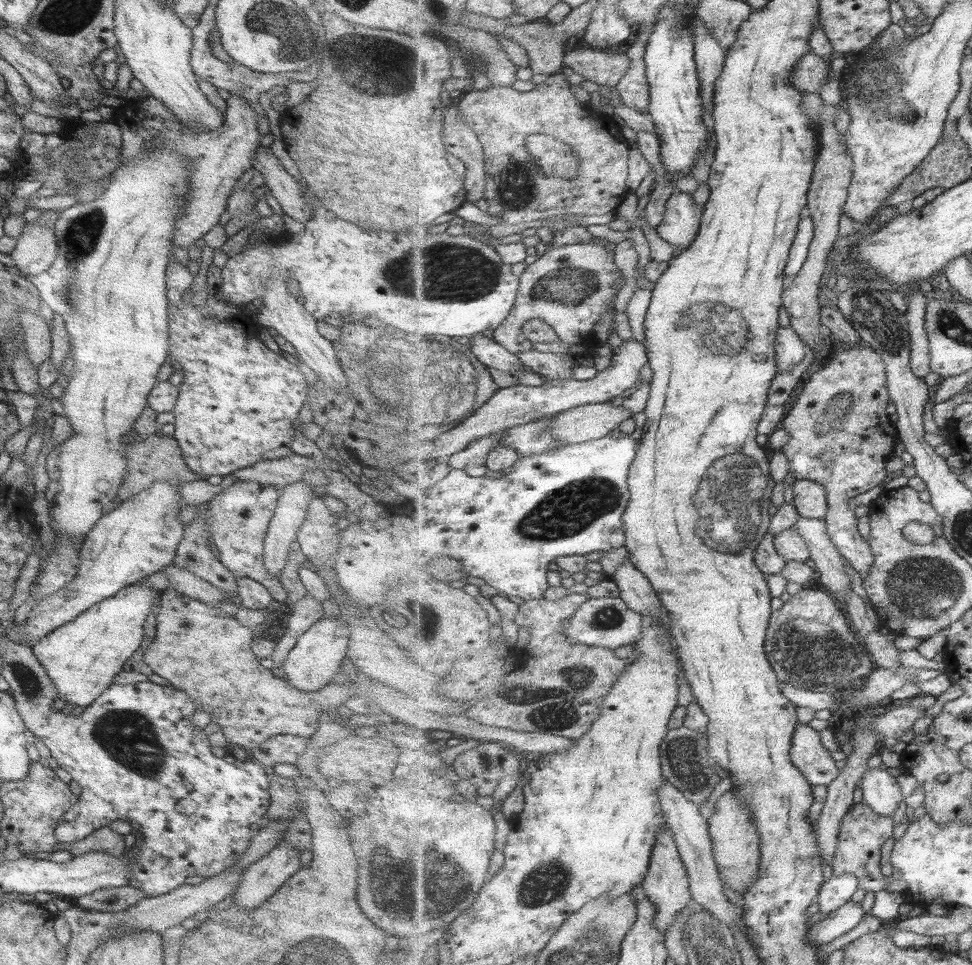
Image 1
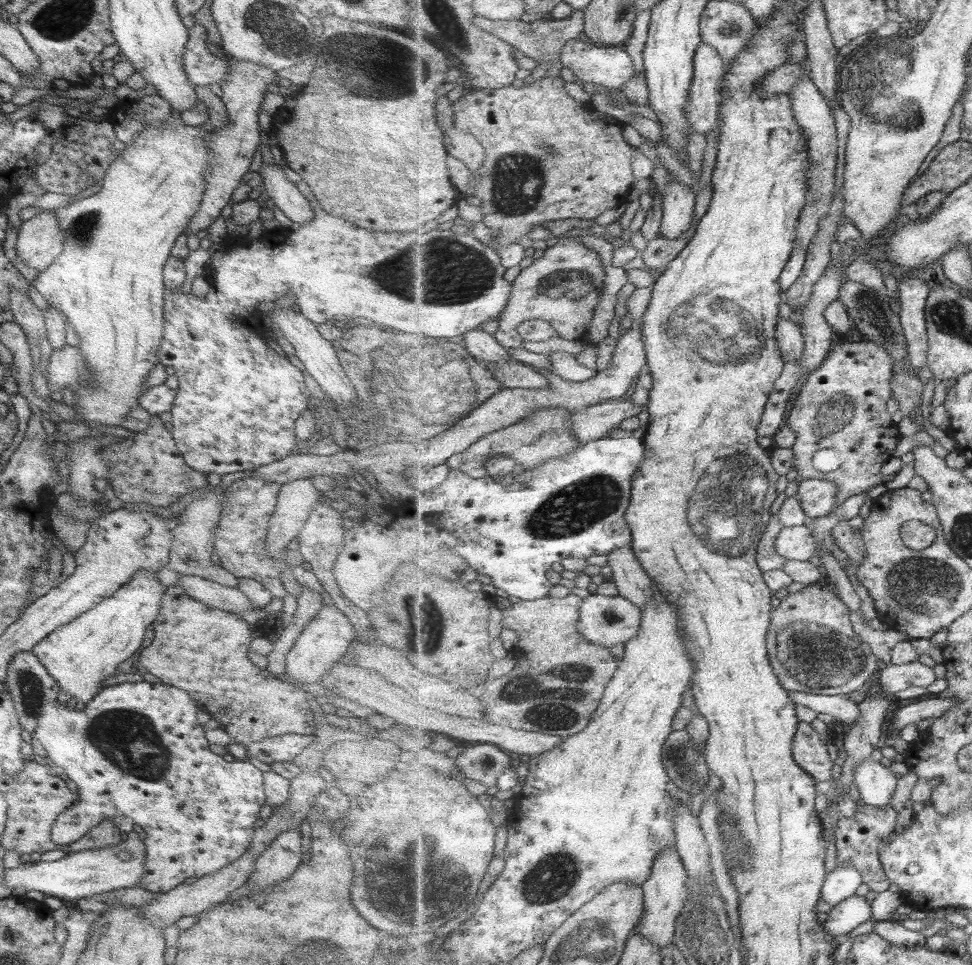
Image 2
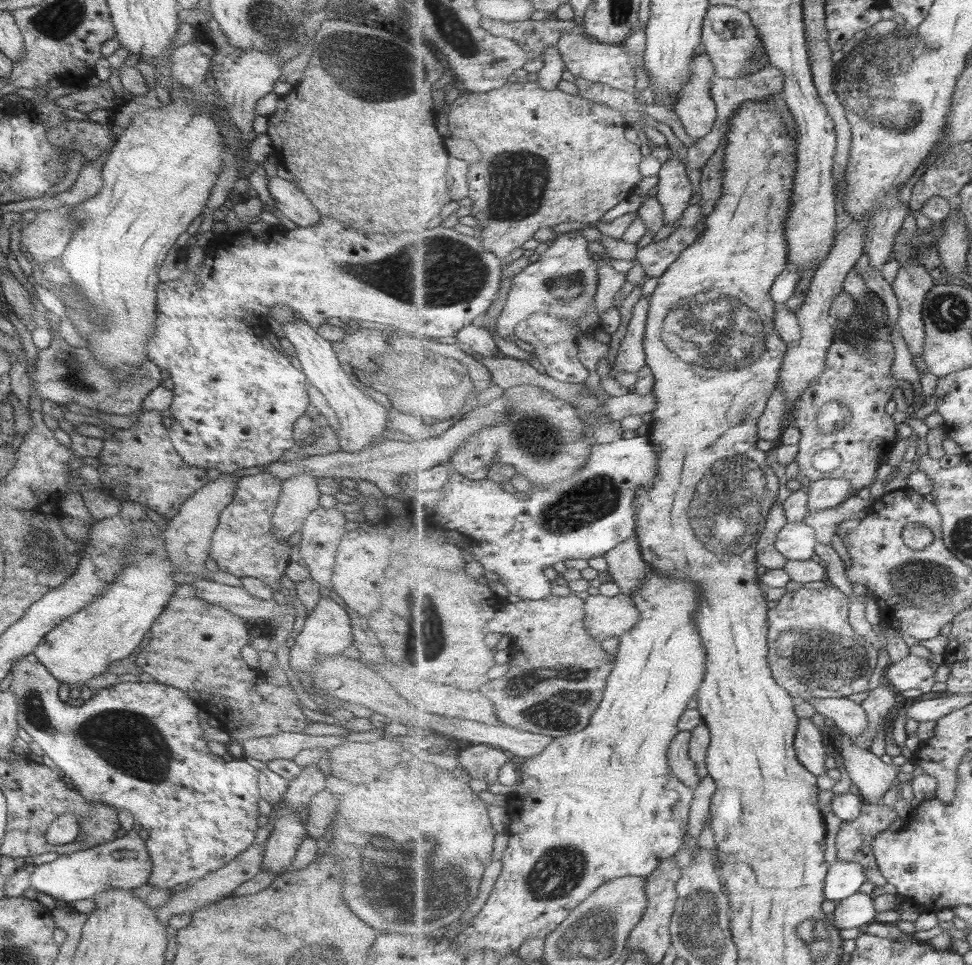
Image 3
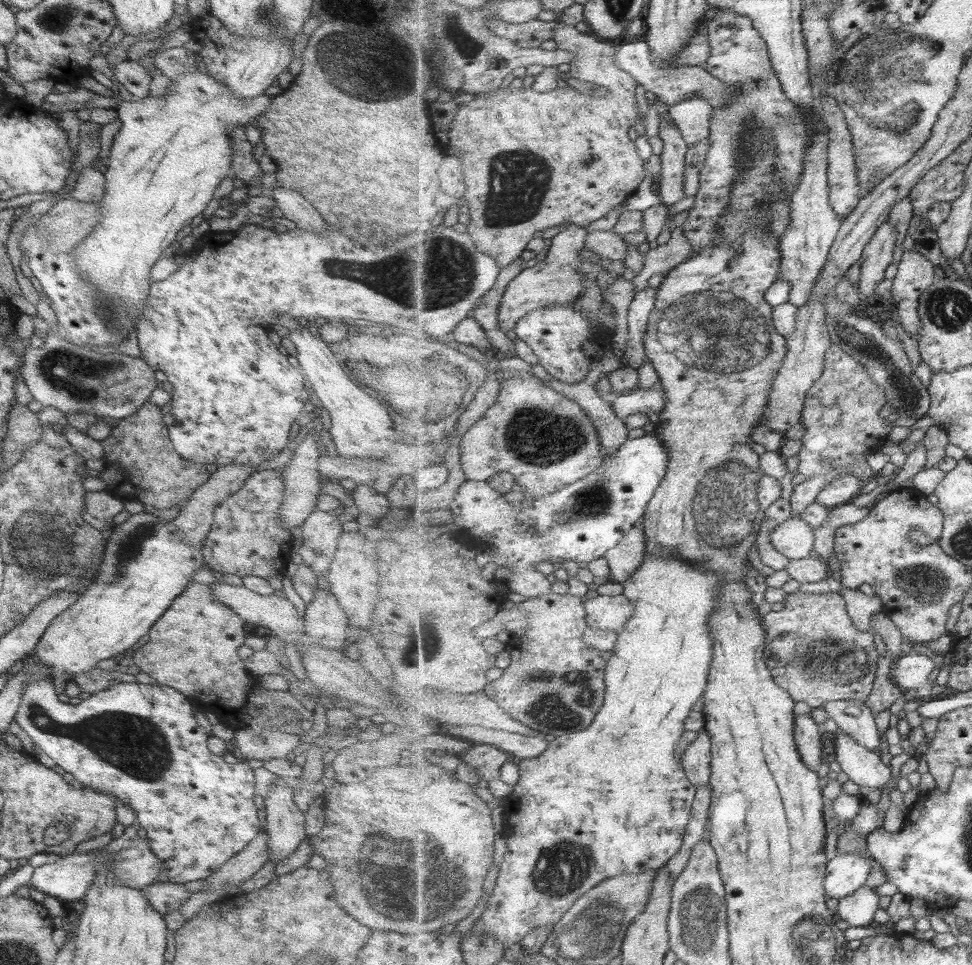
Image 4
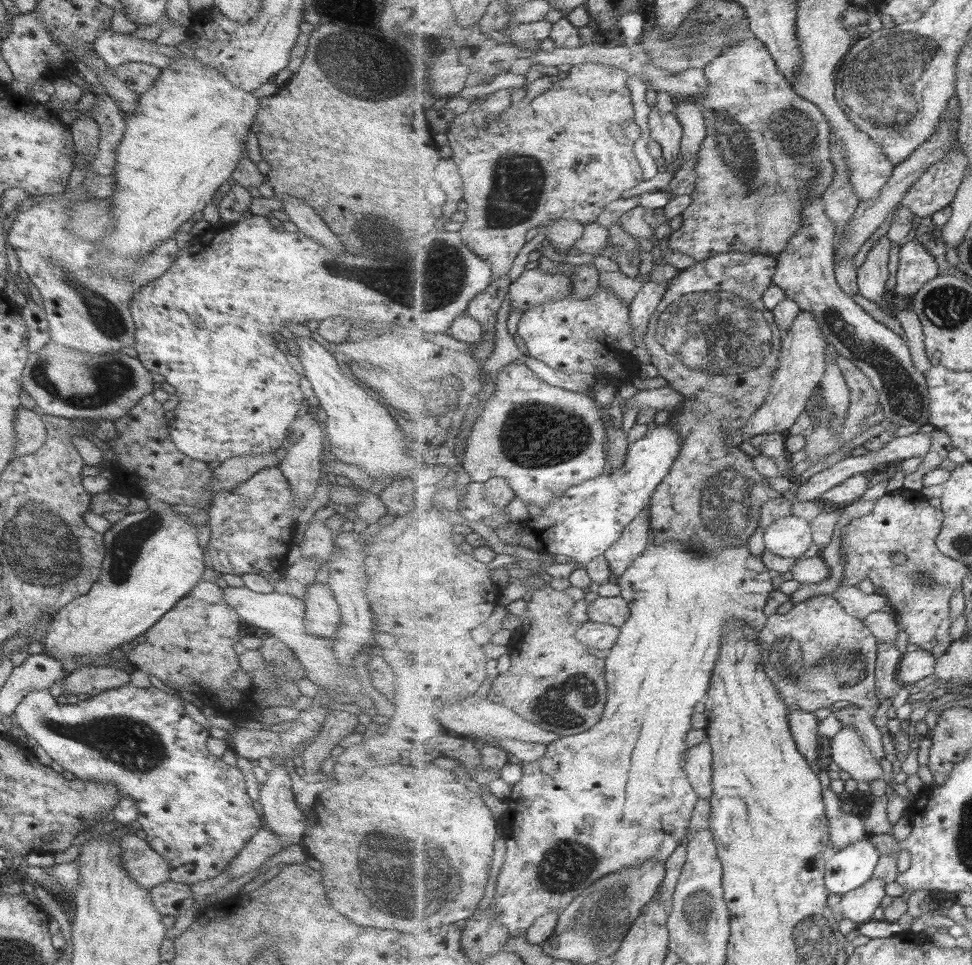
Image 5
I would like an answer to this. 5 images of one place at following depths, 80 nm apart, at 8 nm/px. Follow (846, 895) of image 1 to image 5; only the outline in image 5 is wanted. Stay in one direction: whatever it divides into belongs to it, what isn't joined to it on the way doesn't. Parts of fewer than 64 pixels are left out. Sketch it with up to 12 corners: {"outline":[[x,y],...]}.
{"outline":[[868,833],[833,853],[826,887],[845,895],[873,879],[882,854]]}

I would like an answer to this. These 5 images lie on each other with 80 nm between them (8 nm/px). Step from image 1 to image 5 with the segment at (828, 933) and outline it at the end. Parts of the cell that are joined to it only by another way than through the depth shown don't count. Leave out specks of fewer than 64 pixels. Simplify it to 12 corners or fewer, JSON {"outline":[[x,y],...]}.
{"outline":[[881,879],[842,895],[842,916],[861,925],[873,920],[887,896]]}

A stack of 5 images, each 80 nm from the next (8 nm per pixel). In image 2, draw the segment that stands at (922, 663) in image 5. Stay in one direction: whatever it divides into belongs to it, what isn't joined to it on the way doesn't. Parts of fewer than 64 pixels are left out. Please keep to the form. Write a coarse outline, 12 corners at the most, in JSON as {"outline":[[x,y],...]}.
{"outline":[[918,661],[887,665],[877,678],[877,695],[911,686],[928,688],[935,670]]}

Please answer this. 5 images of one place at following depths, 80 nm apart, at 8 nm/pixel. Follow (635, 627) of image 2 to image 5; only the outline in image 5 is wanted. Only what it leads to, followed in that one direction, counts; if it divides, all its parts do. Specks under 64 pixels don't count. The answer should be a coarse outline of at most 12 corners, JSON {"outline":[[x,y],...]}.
{"outline":[[599,596],[589,603],[592,622],[619,628],[632,618],[621,596]]}

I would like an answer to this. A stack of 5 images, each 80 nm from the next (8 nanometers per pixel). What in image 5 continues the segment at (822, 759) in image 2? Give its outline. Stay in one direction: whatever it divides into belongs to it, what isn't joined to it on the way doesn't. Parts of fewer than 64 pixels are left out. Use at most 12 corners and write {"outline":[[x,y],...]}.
{"outline":[[799,708],[787,720],[798,749],[819,758],[819,718]]}

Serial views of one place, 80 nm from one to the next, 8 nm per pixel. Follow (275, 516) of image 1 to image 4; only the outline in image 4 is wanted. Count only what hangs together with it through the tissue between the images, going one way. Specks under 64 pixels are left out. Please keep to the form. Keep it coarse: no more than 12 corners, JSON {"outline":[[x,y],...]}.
{"outline":[[309,431],[281,468],[278,524],[300,527],[316,507],[319,446]]}

